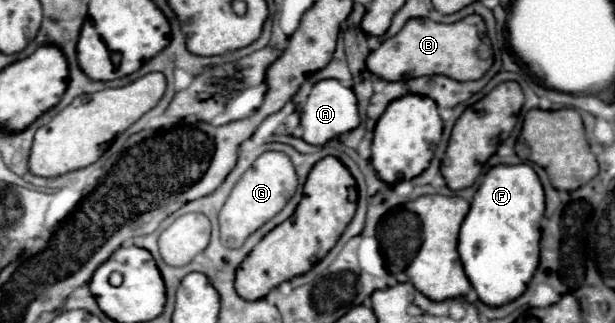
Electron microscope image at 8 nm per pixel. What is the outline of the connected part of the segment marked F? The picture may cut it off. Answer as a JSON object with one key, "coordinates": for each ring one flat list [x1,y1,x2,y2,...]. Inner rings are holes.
{"coordinates":[[517,164,517,166,493,166,479,186,471,210,463,220,461,232,459,232,459,256,465,266,465,274,475,288,479,300,487,306,503,306,519,298,537,264,539,264,539,240,541,240,540,222,545,212,545,194,535,170,529,164]]}

